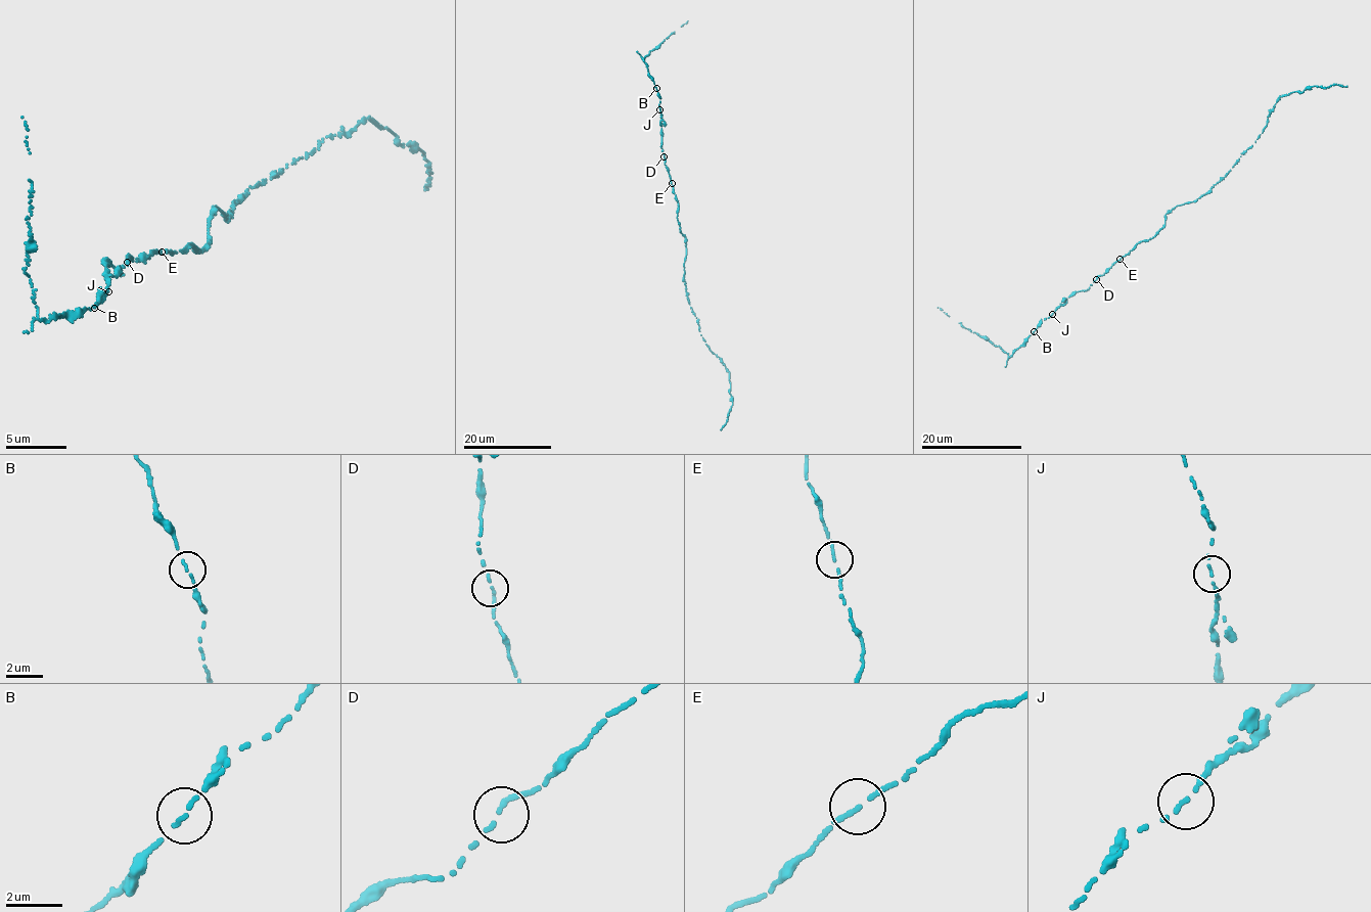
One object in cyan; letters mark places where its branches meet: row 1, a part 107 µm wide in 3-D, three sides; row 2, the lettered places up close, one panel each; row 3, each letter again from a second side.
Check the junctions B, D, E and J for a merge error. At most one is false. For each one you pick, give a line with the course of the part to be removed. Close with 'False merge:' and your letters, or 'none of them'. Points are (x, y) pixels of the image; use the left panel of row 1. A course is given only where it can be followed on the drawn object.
E: Course of the part to remove: (161, 251), (199, 253), (216, 207), (232, 218), (233, 204), (319, 141), (369, 120), (424, 153), (425, 187)
False merge: E

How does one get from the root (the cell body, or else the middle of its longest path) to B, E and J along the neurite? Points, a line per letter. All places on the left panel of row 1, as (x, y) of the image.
B: (194, 245), (129, 258), (124, 275), (105, 260), (109, 284), (106, 292), (100, 288), (94, 308)
E: (194, 245), (189, 243), (176, 253), (161, 251)
J: (194, 245), (129, 258), (124, 275), (105, 260), (108, 291)

